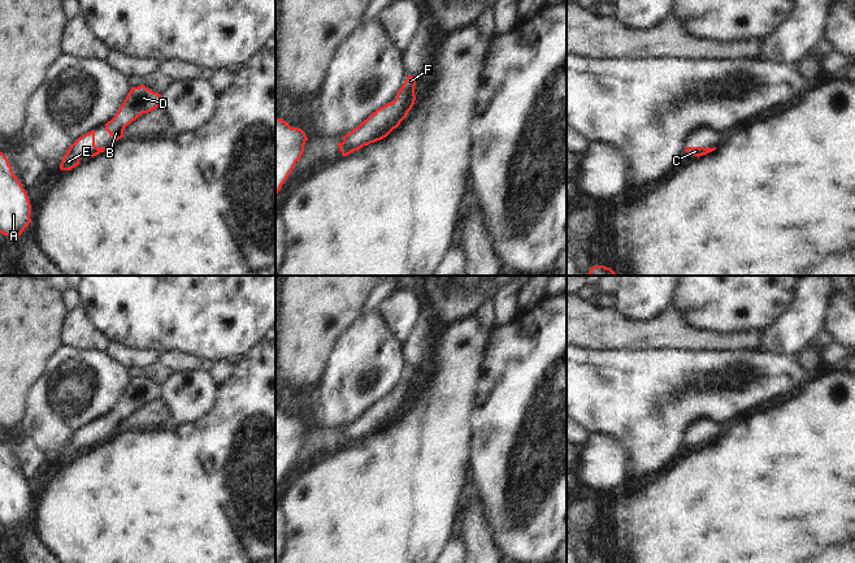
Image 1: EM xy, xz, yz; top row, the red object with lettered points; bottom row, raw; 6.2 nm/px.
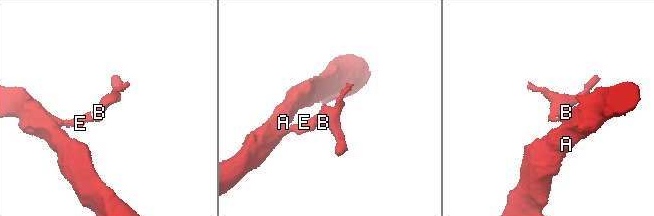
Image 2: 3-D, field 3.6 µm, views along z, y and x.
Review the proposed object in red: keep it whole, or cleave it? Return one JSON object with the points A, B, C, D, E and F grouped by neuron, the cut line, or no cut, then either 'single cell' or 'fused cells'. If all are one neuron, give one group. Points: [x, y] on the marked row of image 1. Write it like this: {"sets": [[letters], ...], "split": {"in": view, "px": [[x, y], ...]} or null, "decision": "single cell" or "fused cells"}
{"sets": [["A", "B", "C", "D", "E", "F"]], "split": null, "decision": "single cell"}

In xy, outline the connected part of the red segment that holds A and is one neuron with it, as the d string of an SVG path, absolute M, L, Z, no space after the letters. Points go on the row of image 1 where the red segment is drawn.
M0 152L0 233L17 239L31 222L30 213L27 192Z

